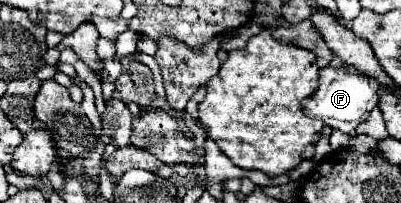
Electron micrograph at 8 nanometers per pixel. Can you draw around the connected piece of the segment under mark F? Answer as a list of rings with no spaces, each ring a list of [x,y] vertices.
[[[328,65],[328,67],[320,69],[318,91],[314,93],[314,97],[308,97],[306,101],[302,101],[302,109],[308,117],[322,119],[324,125],[328,125],[330,129],[340,129],[350,135],[356,131],[356,127],[360,123],[368,121],[370,111],[378,103],[378,91],[380,91],[380,83],[376,79],[370,79],[368,75],[360,73],[358,69],[348,67],[348,65],[340,65],[340,67]]]

